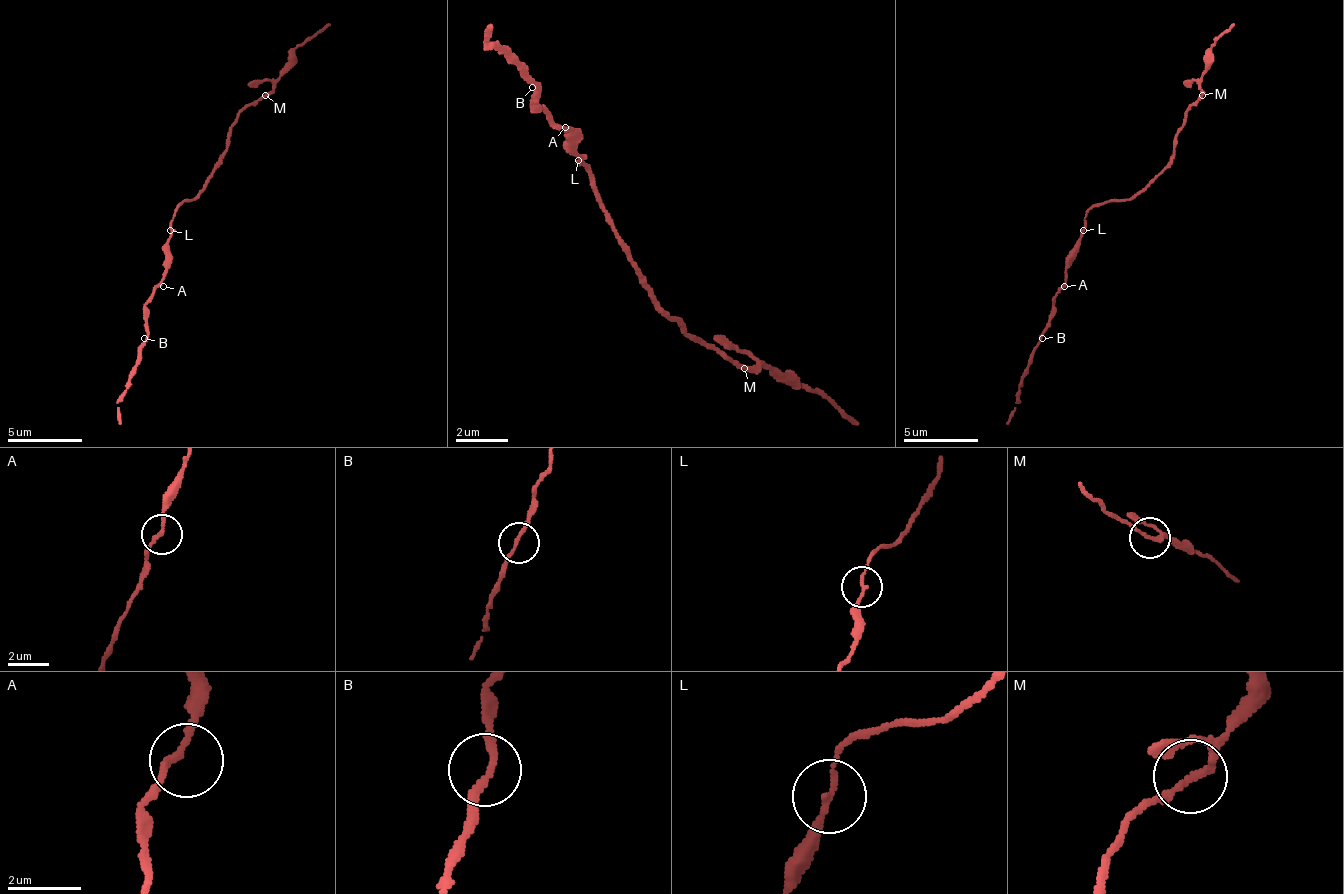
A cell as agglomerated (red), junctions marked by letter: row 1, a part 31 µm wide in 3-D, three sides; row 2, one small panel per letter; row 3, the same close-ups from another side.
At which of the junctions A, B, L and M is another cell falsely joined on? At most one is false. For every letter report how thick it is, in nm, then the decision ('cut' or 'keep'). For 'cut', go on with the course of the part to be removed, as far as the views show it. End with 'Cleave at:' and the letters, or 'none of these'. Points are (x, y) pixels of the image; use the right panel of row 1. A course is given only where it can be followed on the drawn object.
A: 180 nm | keep
B: 180 nm | keep
L: 130 nm | keep
M: 180 nm | keep
Cleave at: none of these

